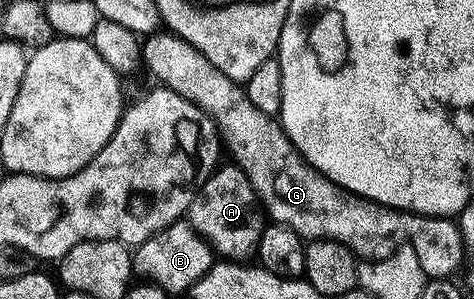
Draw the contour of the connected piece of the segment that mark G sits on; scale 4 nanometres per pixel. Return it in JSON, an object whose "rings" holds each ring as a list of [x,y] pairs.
{"rings":[[[155,32],[145,39],[142,50],[144,64],[159,78],[161,85],[167,90],[174,90],[184,100],[188,100],[203,115],[214,121],[226,150],[231,154],[233,165],[242,169],[244,176],[258,193],[259,203],[267,215],[277,225],[287,226],[296,232],[303,240],[332,240],[344,244],[359,259],[379,262],[392,256],[401,246],[407,245],[415,236],[423,233],[426,228],[426,218],[404,210],[394,210],[370,198],[362,198],[351,190],[345,190],[332,180],[328,180],[316,167],[311,166],[303,158],[300,151],[290,143],[290,138],[281,125],[271,115],[260,112],[252,100],[248,100],[245,89],[239,83],[233,82],[212,60],[208,60],[195,48],[191,42],[185,42],[173,32]]]}

